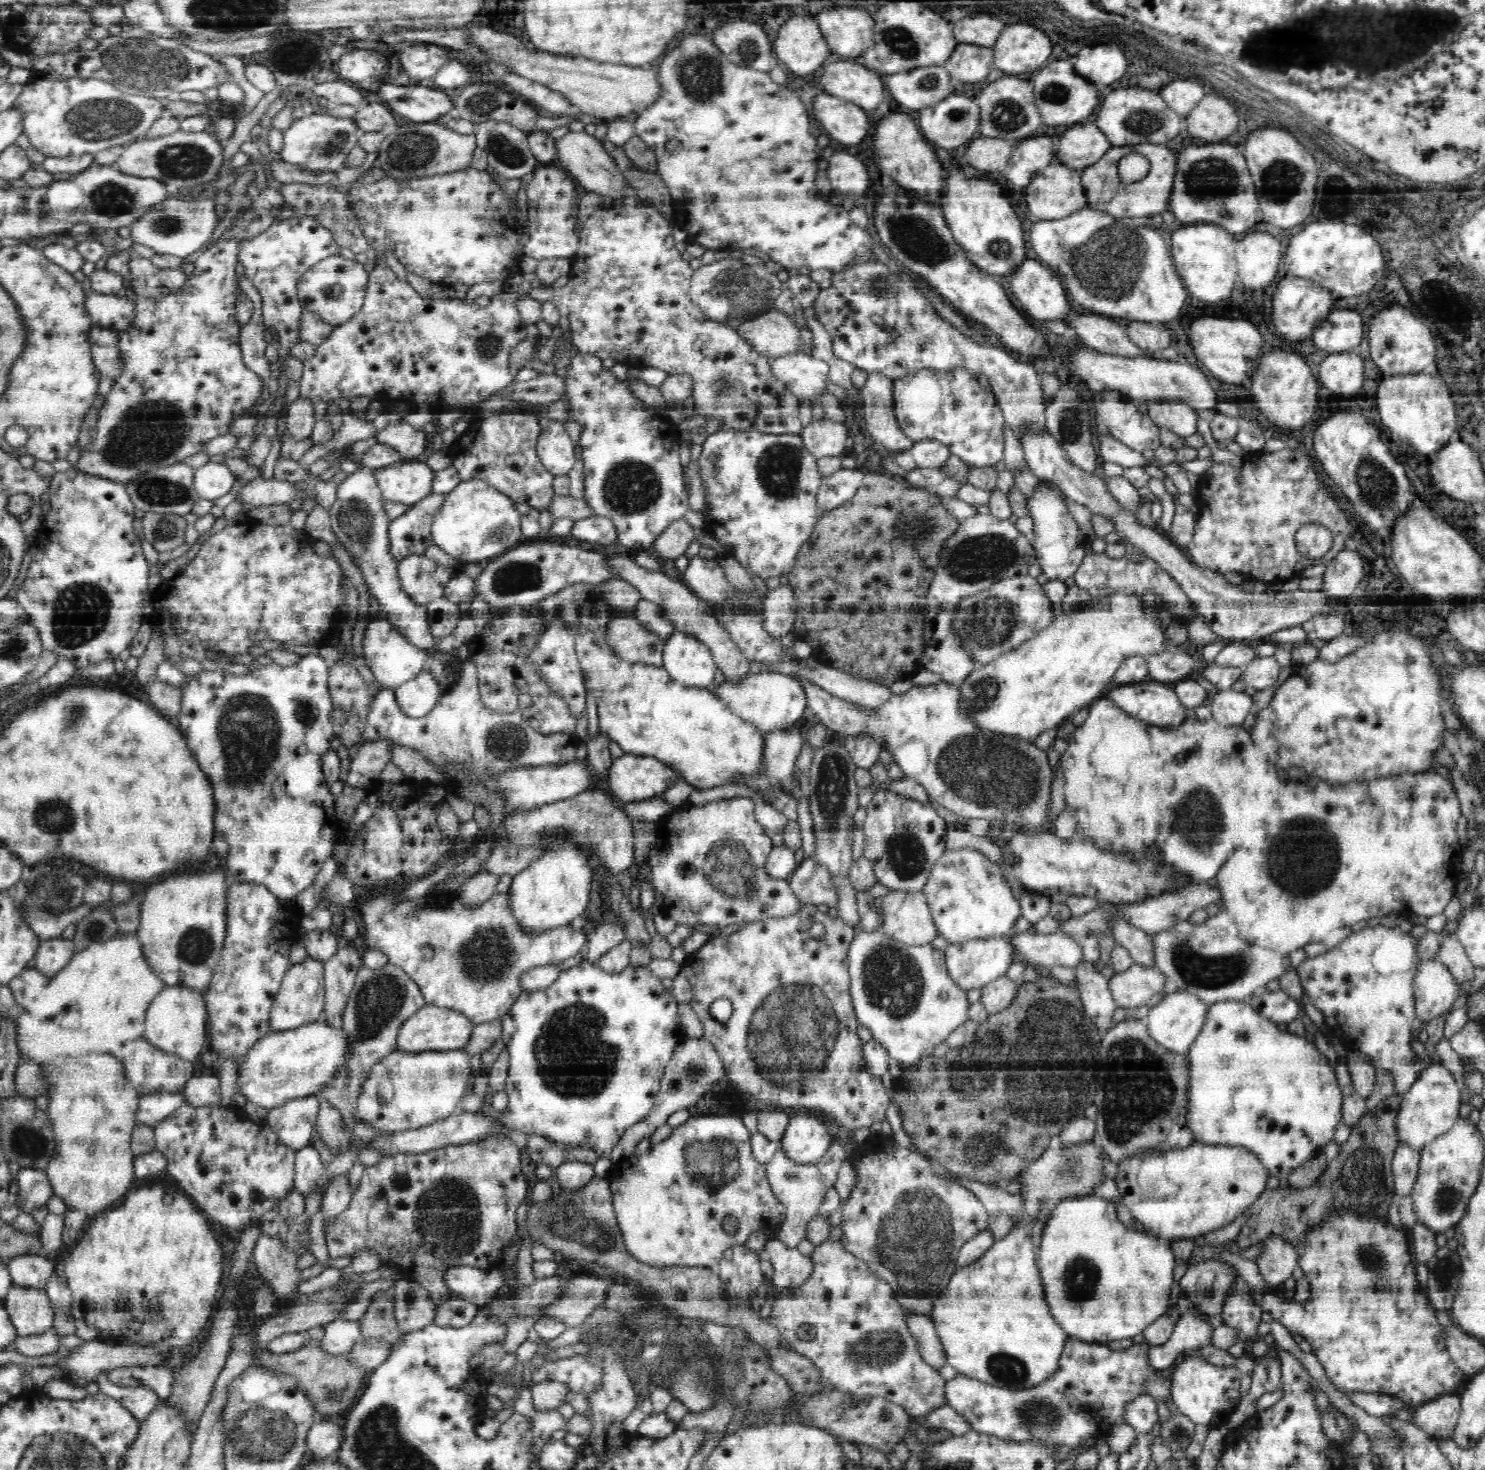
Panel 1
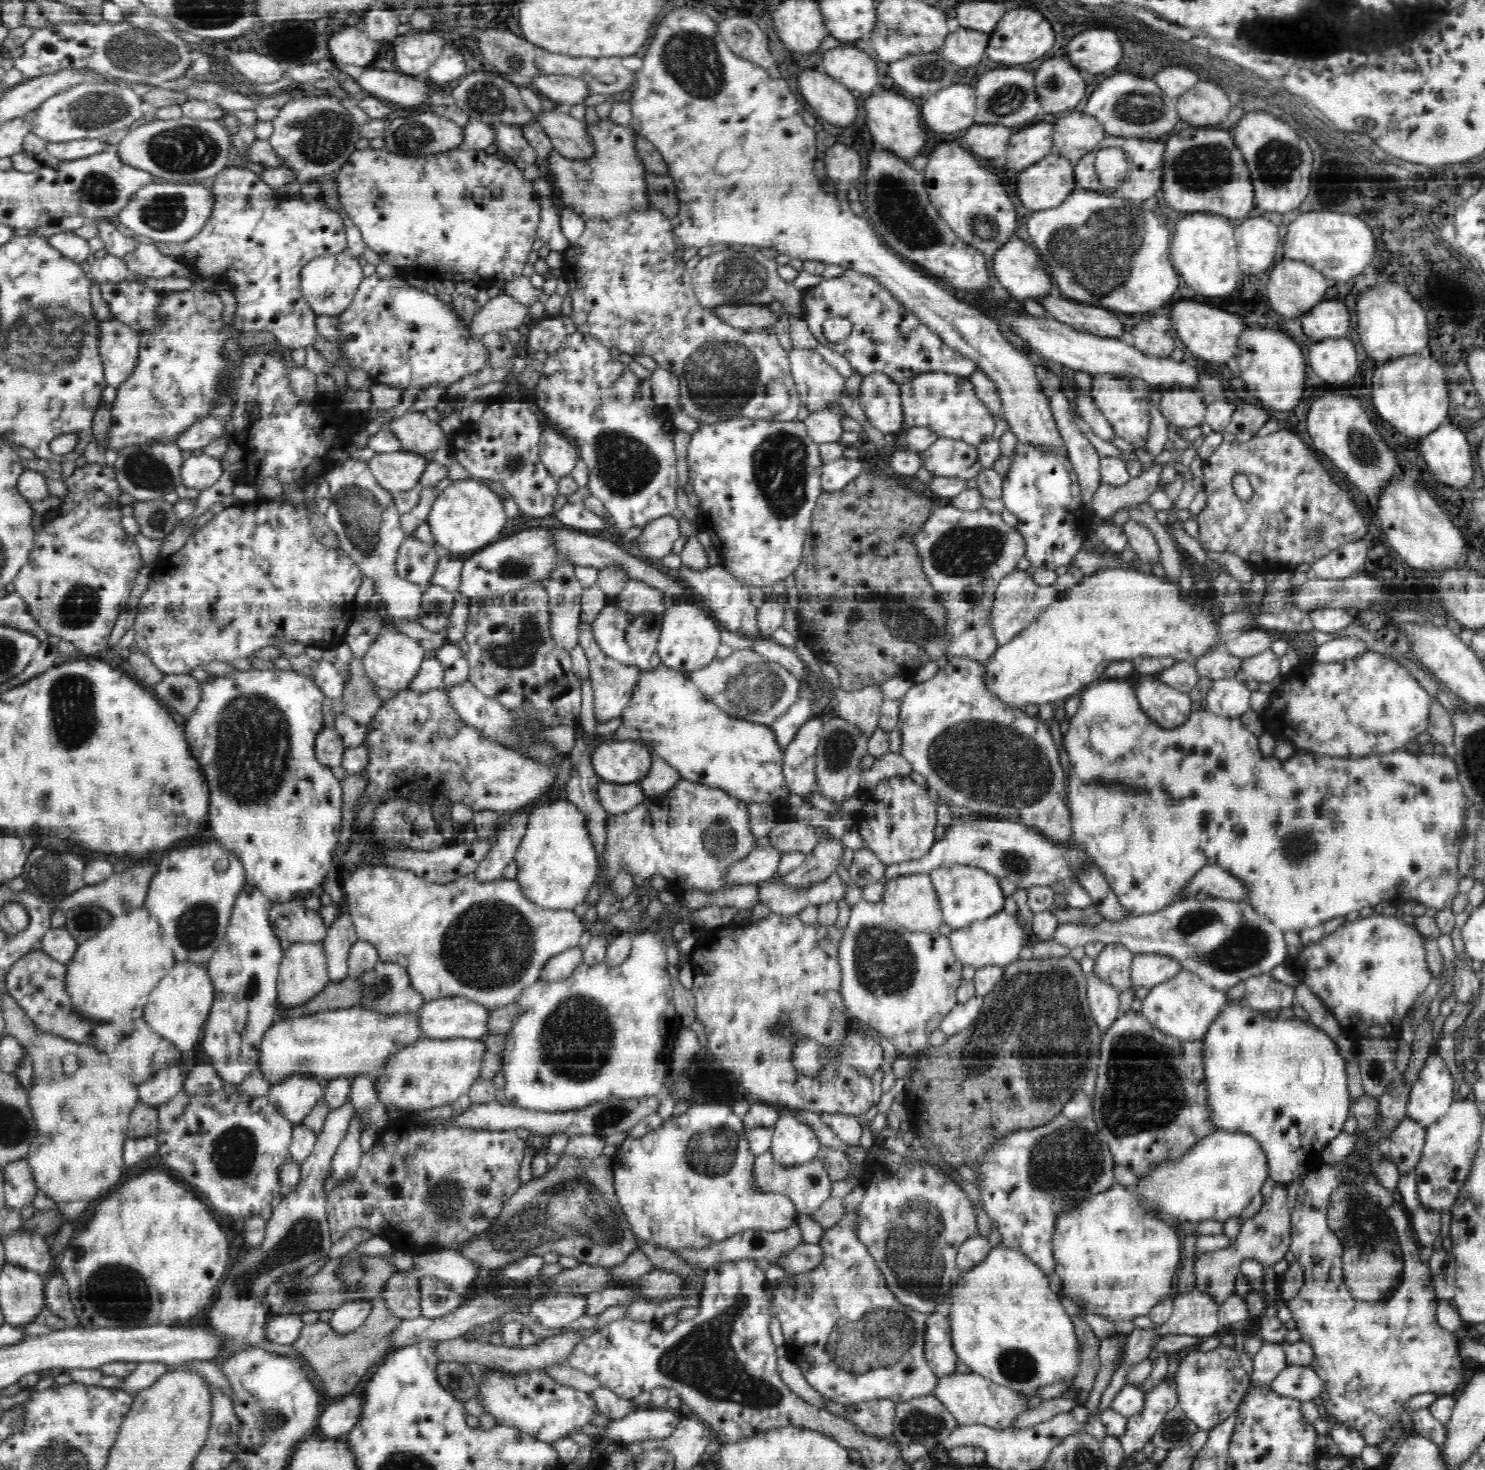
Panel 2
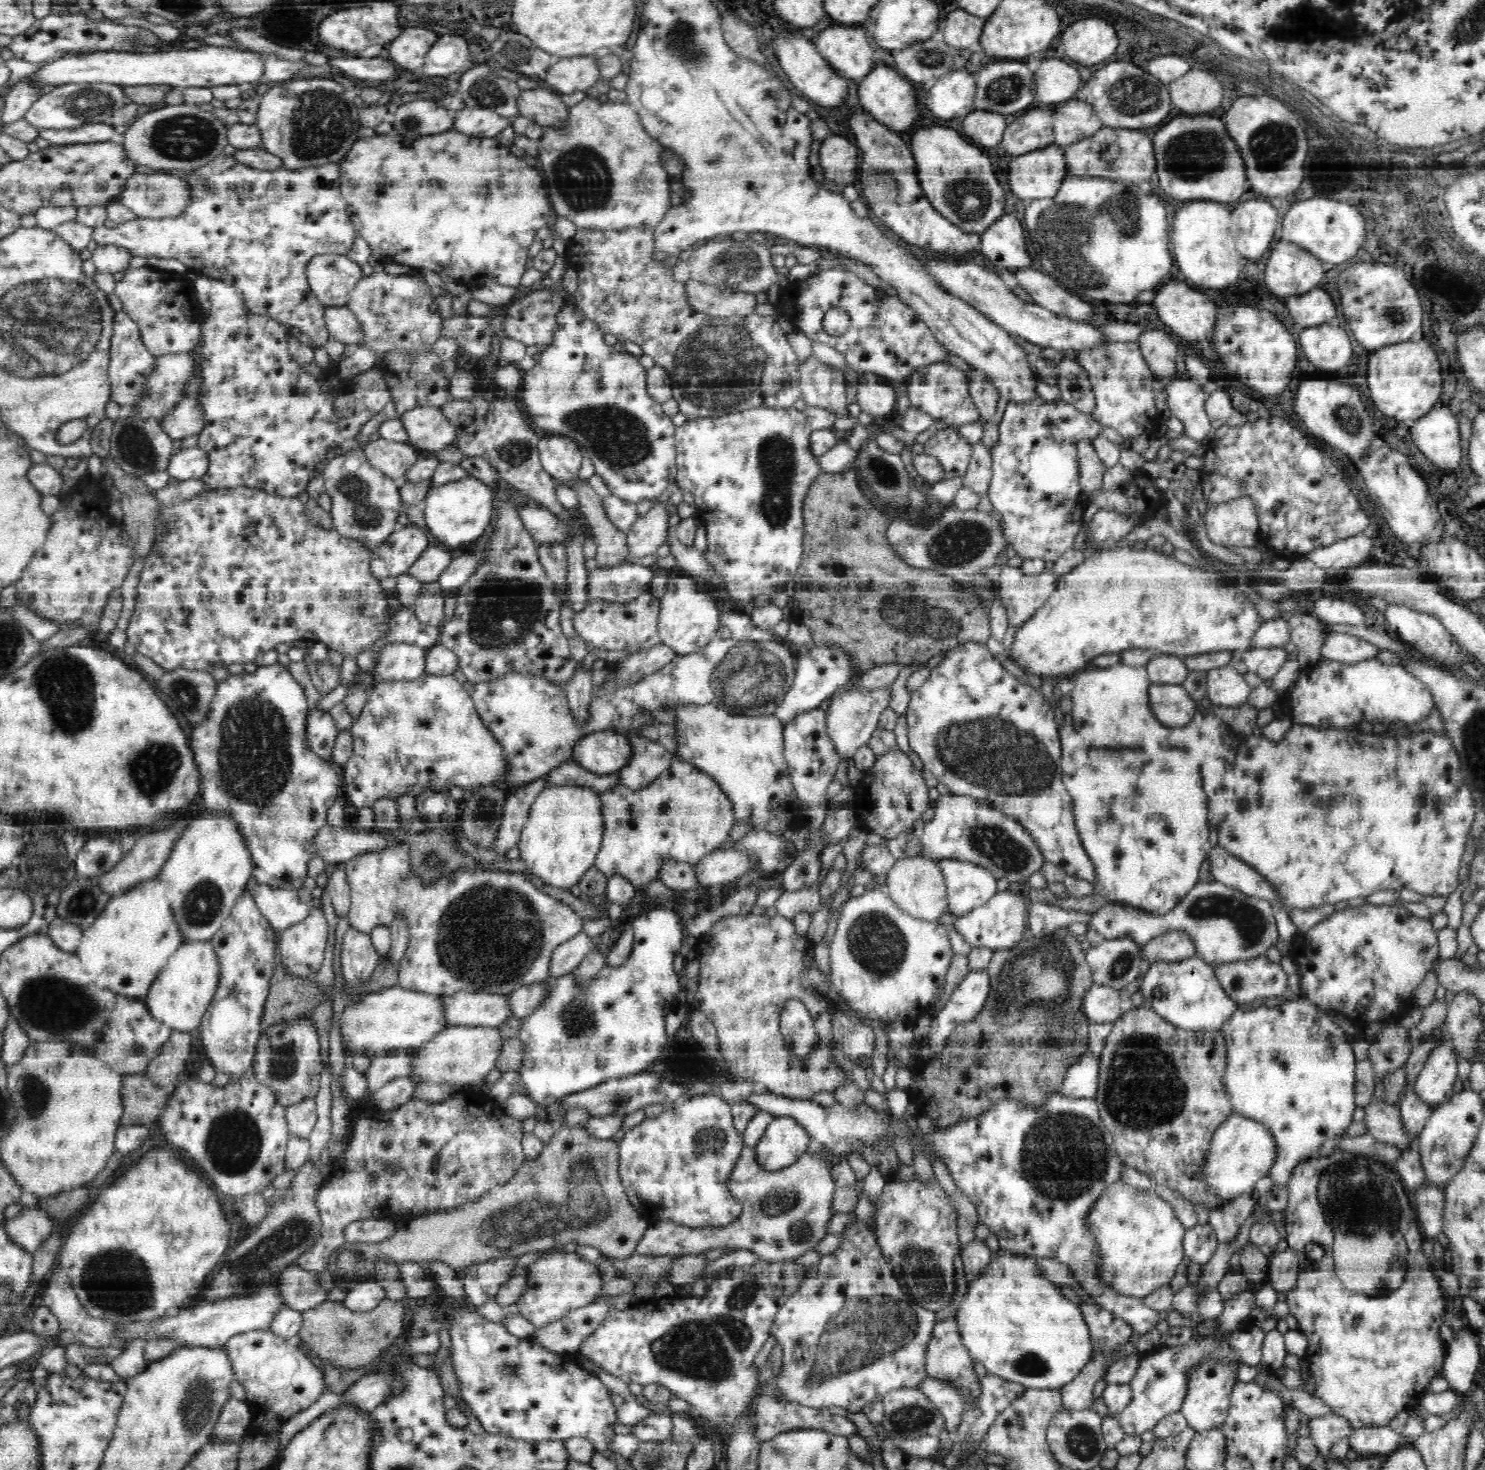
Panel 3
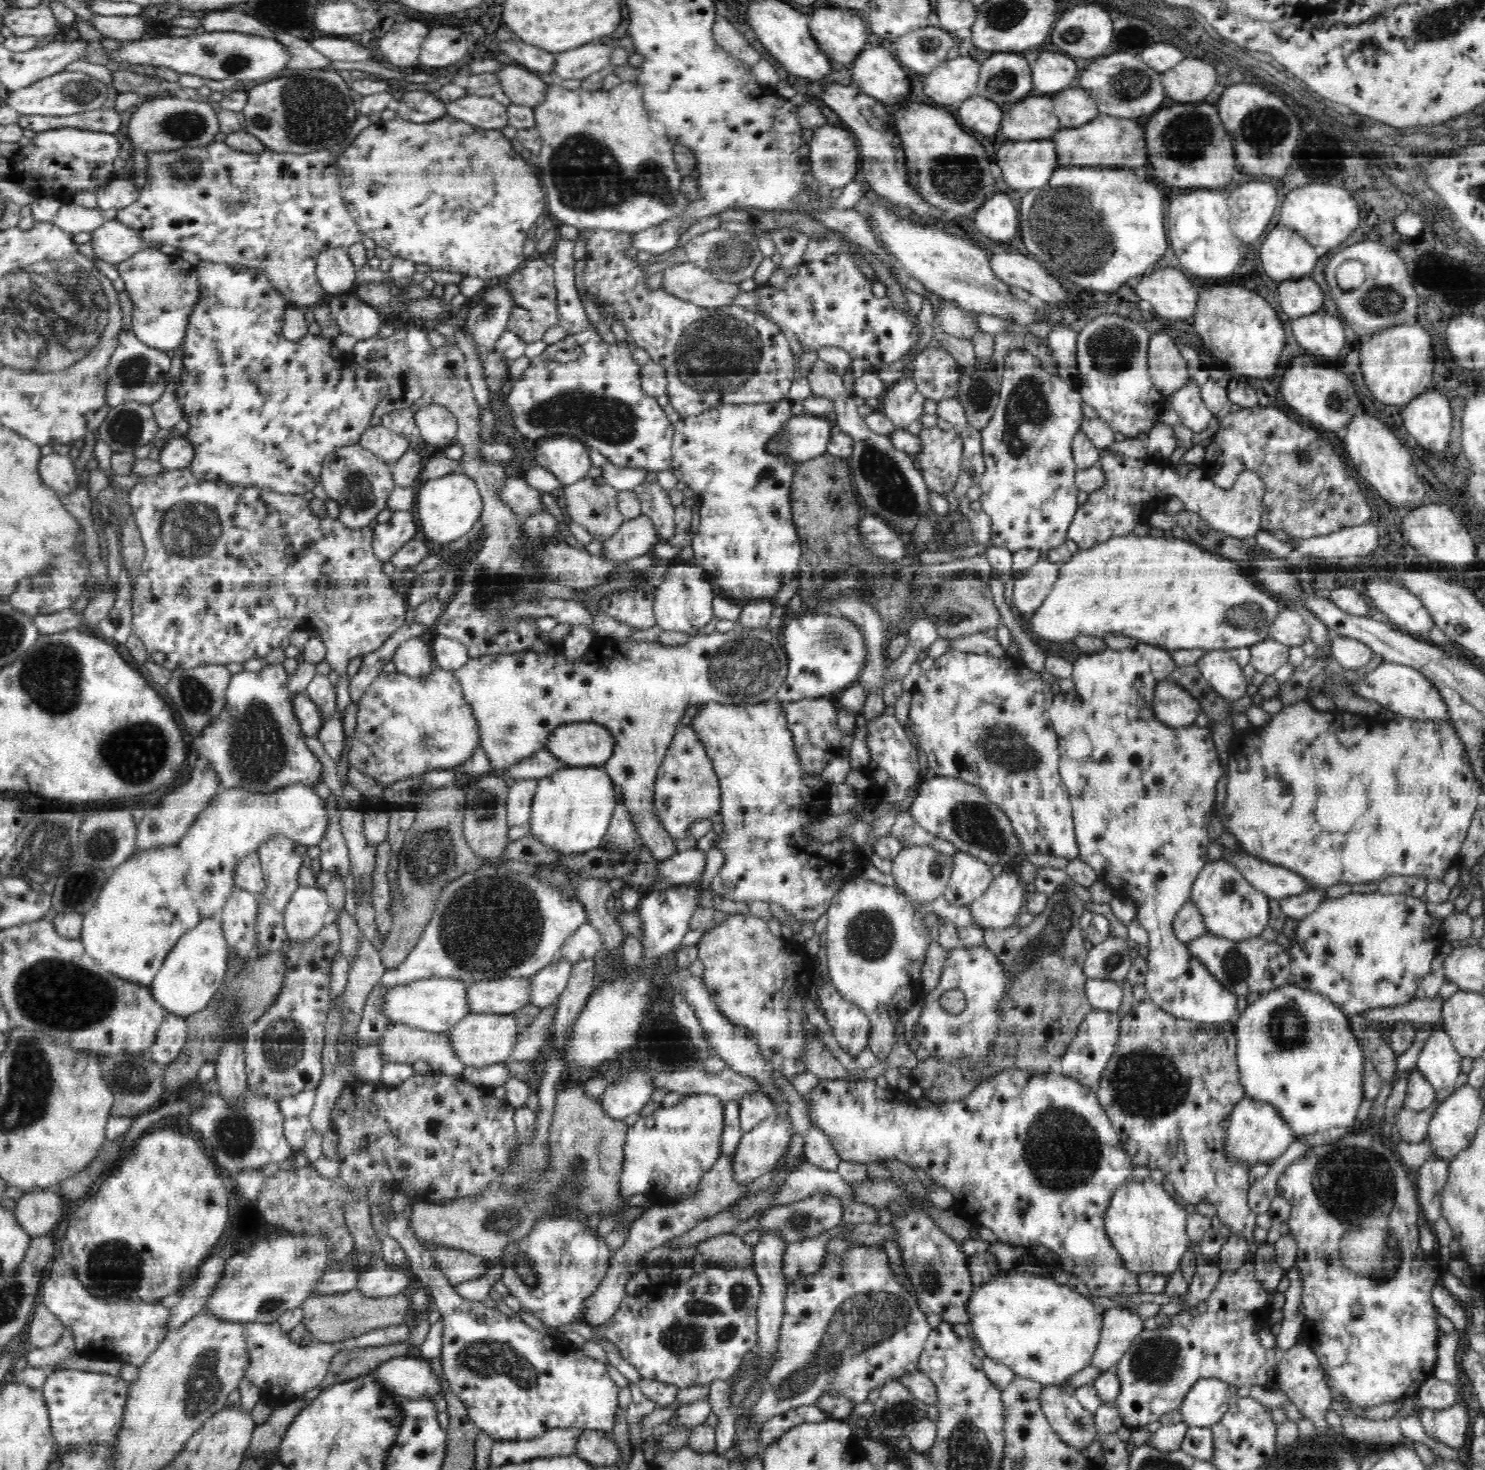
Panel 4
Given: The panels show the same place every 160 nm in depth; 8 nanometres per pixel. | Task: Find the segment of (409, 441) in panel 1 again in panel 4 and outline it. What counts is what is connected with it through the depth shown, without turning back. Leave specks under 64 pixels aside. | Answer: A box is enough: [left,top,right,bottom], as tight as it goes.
[414,406,457,451]

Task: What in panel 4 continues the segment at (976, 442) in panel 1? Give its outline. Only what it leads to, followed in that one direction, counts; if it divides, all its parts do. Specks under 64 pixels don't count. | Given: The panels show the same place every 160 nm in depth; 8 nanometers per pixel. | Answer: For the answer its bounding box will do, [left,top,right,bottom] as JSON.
[911,347,960,404]

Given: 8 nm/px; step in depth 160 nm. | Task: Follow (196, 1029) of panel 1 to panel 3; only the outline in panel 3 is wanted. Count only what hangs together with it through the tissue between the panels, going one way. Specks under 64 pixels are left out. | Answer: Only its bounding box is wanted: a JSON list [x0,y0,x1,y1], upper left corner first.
[145,942,220,1033]

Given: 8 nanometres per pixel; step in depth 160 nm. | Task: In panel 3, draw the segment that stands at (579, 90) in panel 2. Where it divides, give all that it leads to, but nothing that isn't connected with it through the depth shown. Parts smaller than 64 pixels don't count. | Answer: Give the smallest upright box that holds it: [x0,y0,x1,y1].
[544,56,600,95]

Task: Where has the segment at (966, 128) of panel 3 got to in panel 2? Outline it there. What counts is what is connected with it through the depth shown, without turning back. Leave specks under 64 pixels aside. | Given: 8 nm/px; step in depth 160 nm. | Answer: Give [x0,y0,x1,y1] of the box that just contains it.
[964,123,1013,158]

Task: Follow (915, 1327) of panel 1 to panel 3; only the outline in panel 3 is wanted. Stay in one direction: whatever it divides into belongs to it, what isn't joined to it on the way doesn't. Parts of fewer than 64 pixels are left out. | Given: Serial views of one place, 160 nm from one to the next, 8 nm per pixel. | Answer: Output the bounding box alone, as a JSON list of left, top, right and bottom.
[925,1318,979,1408]

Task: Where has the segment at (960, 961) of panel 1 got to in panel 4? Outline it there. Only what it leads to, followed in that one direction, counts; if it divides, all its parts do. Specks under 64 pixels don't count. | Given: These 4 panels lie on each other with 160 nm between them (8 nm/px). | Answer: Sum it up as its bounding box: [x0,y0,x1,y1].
[968,871,1025,932]

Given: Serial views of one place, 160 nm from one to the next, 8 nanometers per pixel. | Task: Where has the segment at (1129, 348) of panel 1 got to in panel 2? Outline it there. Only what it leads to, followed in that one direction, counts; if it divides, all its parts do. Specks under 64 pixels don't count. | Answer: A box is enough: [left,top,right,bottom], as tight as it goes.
[1043,294,1128,340]

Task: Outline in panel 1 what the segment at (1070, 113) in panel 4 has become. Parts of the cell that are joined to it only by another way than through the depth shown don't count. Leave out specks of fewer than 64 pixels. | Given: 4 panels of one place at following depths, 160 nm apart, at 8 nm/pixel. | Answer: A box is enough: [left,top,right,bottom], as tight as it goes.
[1055,123,1111,172]

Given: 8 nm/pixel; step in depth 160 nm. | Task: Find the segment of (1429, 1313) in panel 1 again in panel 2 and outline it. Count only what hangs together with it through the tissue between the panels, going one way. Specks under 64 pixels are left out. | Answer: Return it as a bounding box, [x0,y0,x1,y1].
[1287,1163,1463,1445]

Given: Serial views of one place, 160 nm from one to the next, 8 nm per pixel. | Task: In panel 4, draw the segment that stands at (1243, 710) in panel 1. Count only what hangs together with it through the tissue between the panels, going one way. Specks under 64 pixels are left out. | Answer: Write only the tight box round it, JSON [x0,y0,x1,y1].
[1196,650,1249,701]

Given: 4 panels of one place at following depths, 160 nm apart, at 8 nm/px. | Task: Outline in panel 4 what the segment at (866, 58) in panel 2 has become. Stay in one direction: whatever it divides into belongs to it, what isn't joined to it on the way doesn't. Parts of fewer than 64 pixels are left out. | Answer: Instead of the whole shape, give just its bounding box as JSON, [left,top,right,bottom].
[808,6,866,65]

